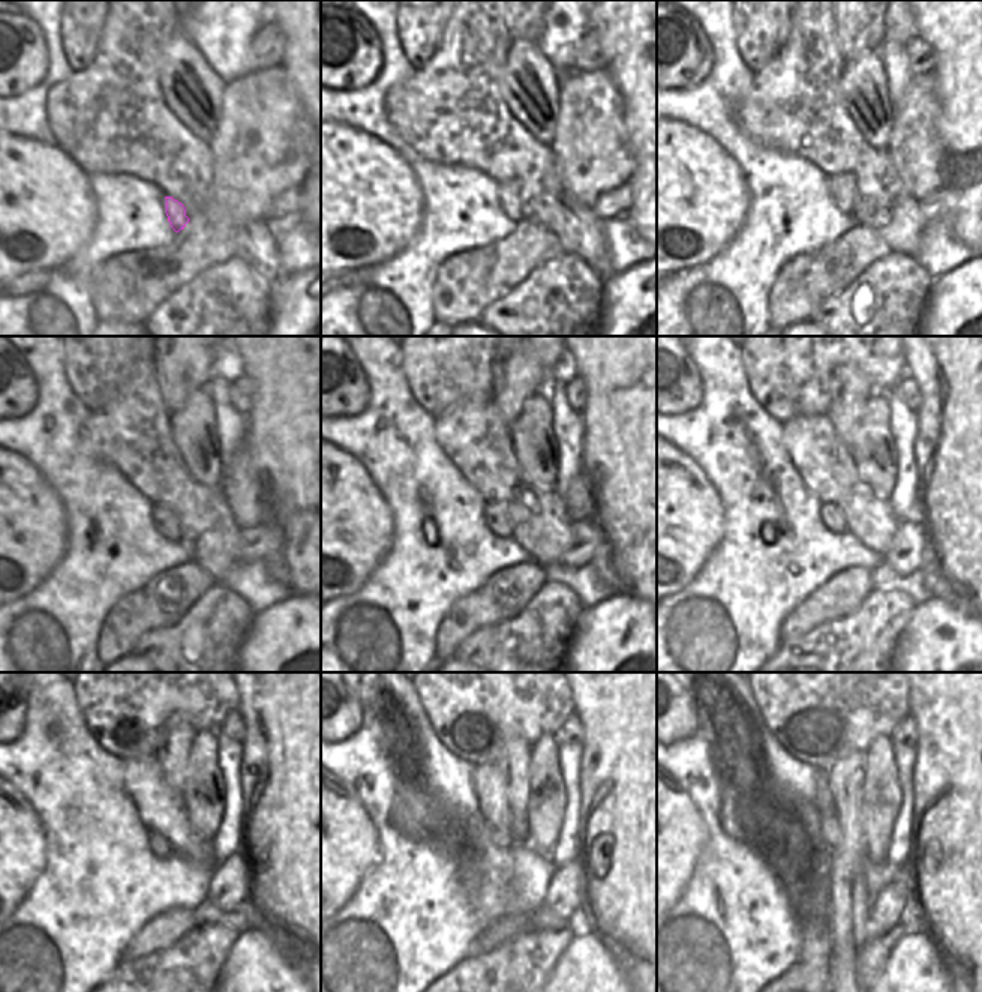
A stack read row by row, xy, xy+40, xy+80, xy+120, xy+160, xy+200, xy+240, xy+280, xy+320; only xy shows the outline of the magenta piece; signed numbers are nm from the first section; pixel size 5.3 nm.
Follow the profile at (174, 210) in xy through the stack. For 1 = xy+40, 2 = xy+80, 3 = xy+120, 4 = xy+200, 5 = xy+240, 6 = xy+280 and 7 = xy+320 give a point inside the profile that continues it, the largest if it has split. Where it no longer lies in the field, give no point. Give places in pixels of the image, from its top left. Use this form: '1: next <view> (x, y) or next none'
1: next xy+40 (507, 191)
2: next xy+80 (841, 188)
3: next xy+120 (165, 523)
4: next xy+200 (832, 518)
5: next xy+240 (159, 847)
6: next xy+280 (499, 838)
7: next xy+320 (829, 827)

